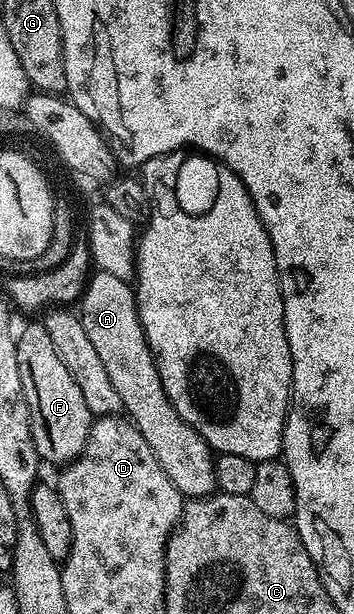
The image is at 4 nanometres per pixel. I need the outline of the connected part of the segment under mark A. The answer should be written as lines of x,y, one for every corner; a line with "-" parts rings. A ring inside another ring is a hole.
95,272
86,282
86,292
80,302
80,316
88,340
100,354
104,371
108,371
108,379
112,379
112,387
116,387
116,395
120,395
125,416
138,428
140,435
144,435
148,447
152,447
152,455
156,455
160,467
164,467
164,475
176,483
183,498
211,496
218,487
214,470
215,454
210,444
191,425
184,423
184,419
180,419
166,397
154,356
146,342
144,327
140,323
138,298
131,282
116,279
116,275

